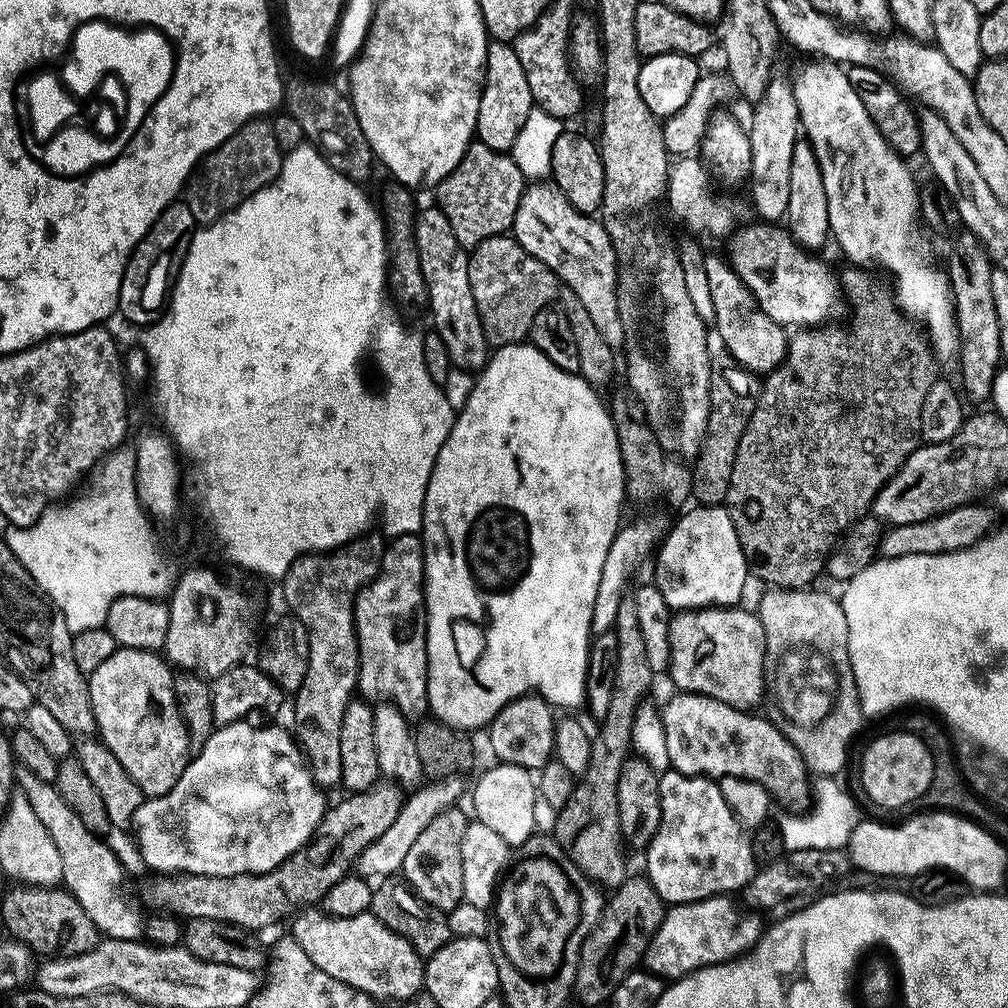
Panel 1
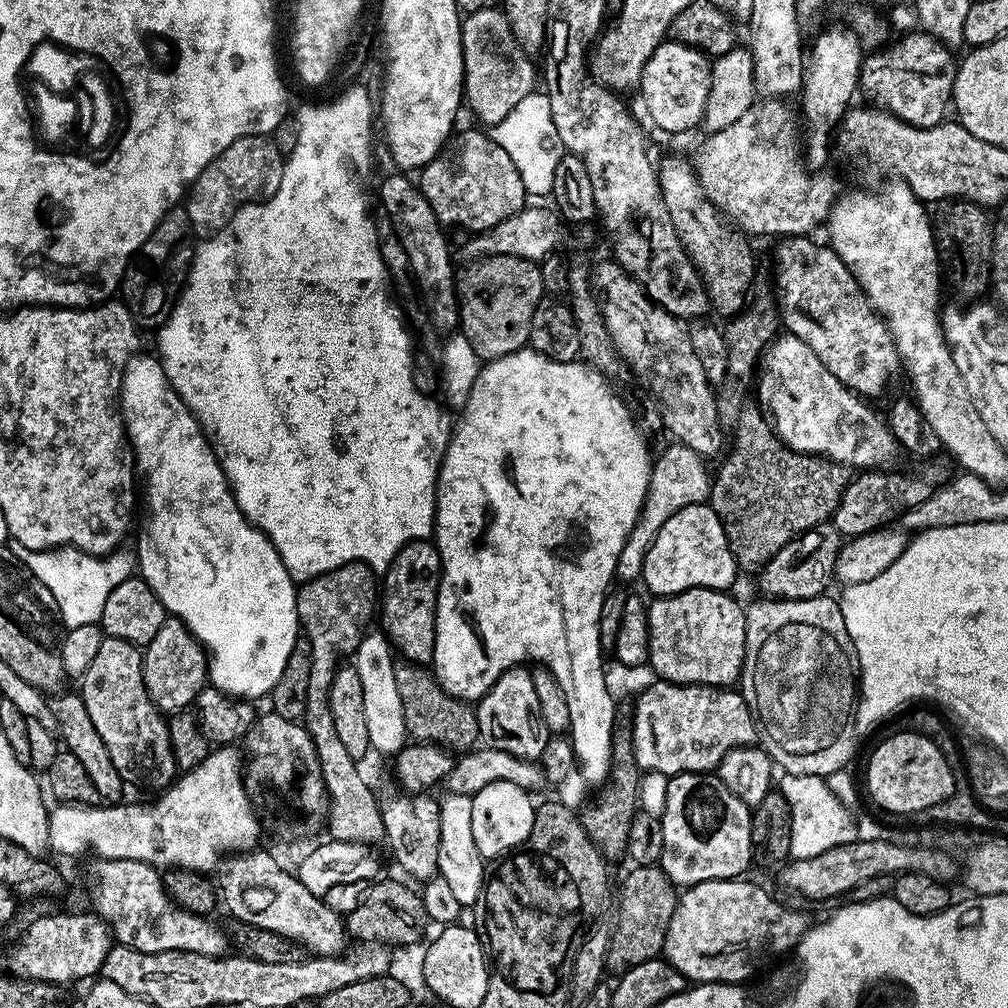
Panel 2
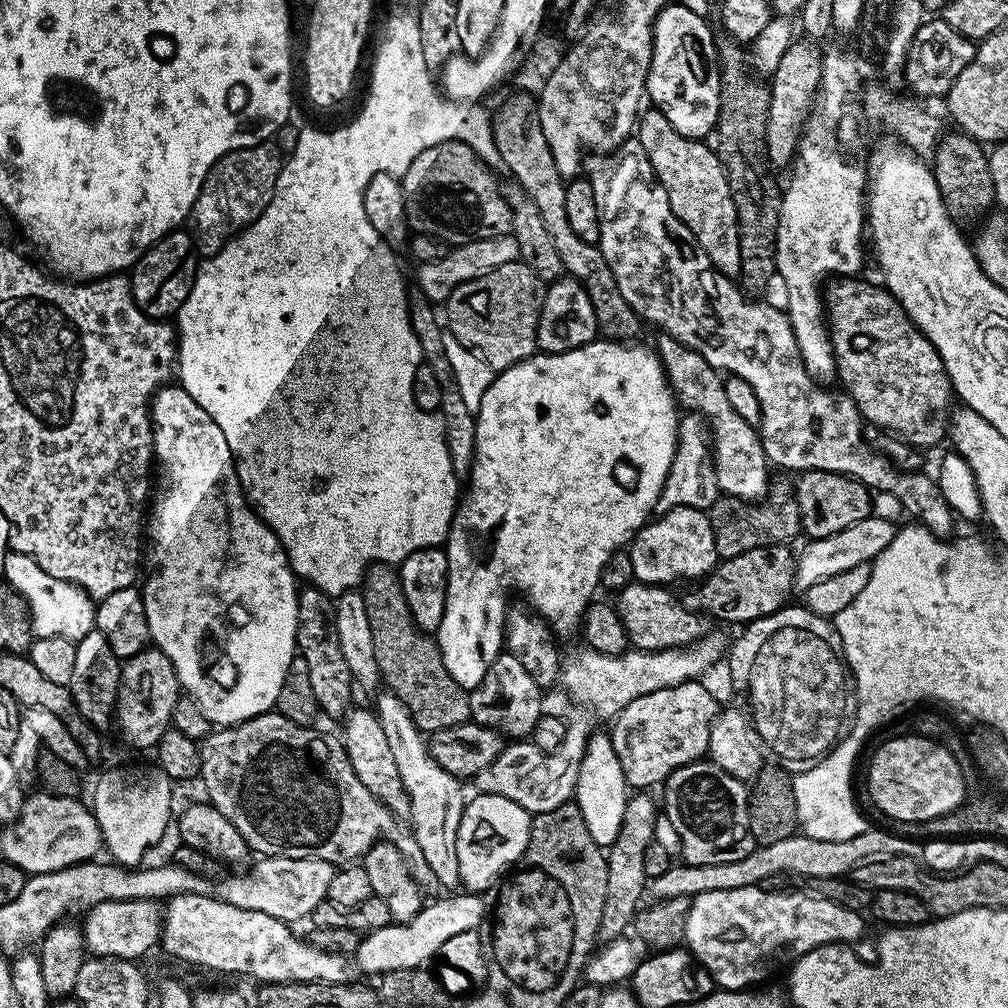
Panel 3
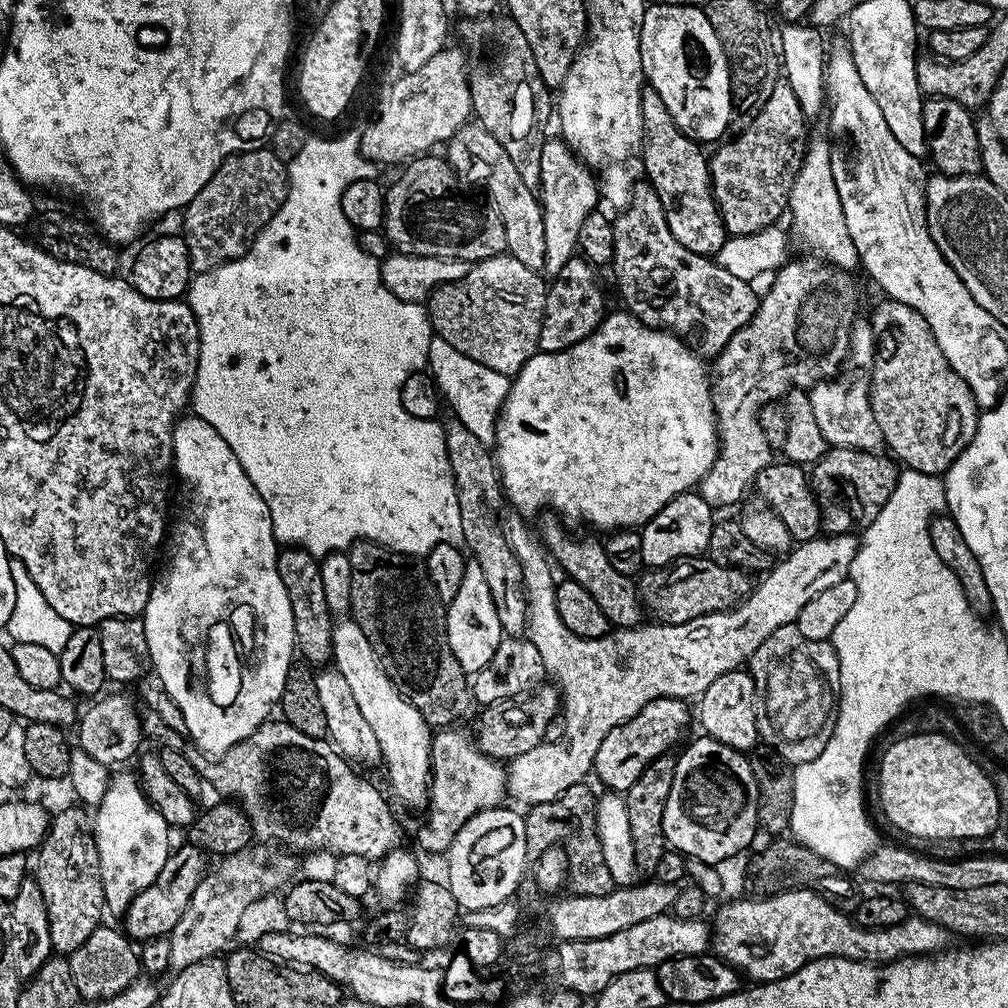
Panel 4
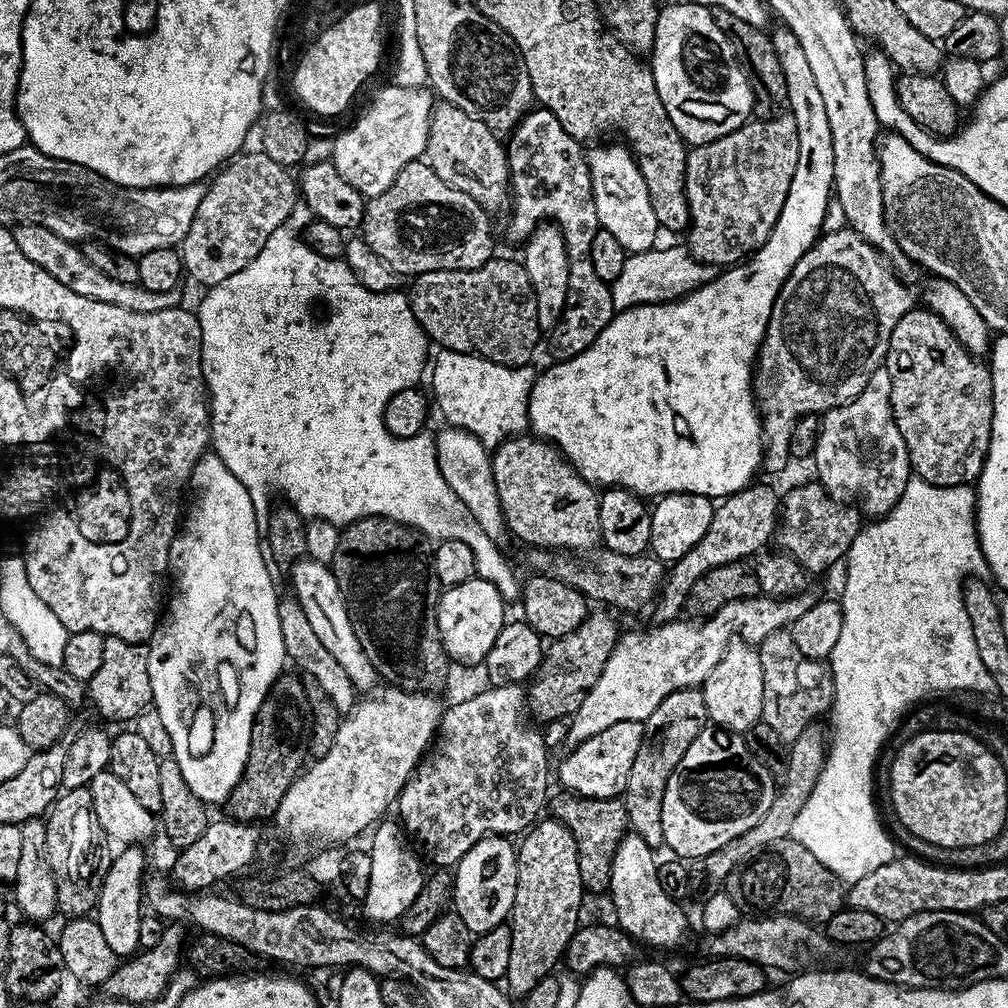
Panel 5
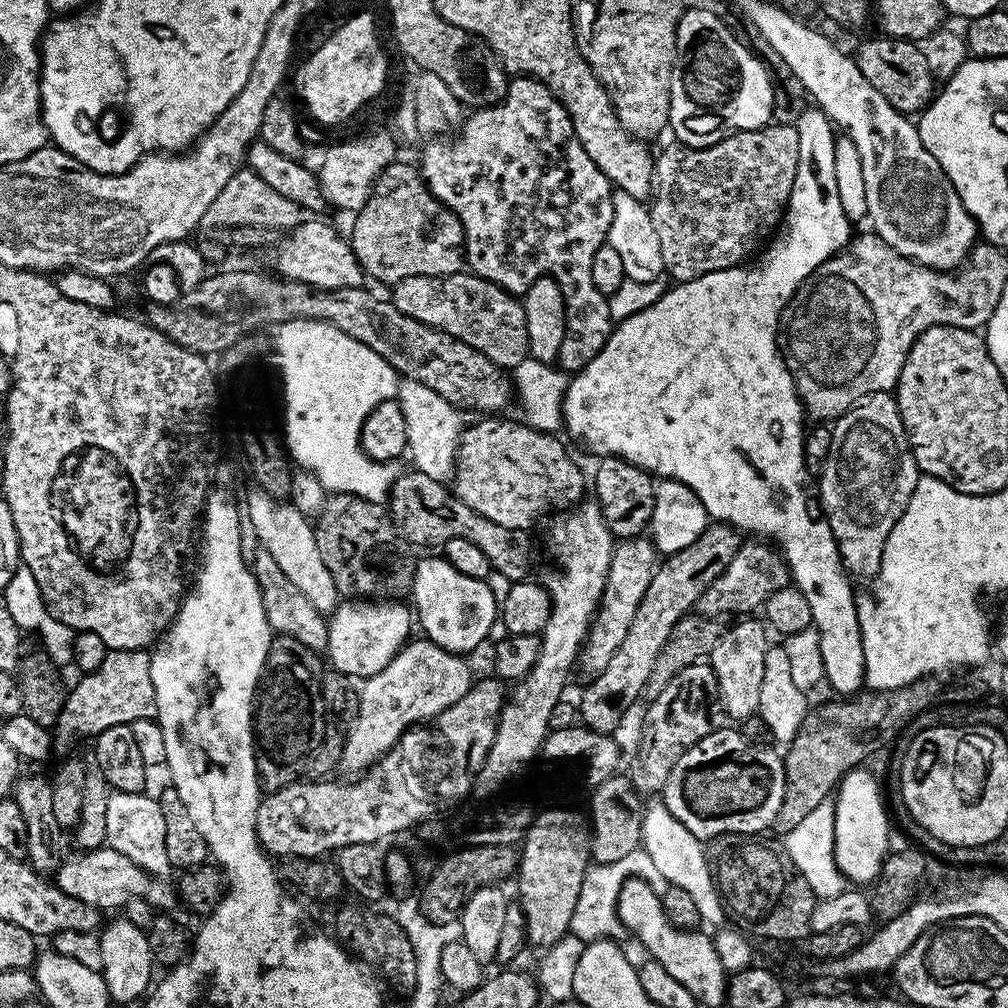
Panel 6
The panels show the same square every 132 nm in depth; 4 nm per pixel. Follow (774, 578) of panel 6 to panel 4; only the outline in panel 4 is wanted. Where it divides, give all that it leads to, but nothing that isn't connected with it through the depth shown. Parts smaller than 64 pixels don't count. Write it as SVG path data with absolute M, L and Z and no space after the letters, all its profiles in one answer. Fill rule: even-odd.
M829 447L824 455L811 465L812 493L820 504L822 528L825 533L834 536L856 534L869 528L874 518L878 518L890 494L894 494L894 486L901 475L895 459L880 455L884 454L879 451L863 452L857 448ZM832 480L840 487L840 496L844 499L844 505L841 508L832 508Z

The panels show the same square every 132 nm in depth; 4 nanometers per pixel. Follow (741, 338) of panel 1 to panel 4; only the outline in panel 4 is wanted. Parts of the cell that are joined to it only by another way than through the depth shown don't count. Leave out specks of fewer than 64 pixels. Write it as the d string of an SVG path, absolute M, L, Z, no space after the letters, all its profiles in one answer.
M650 86L645 87L641 92L642 98L642 122L644 123L644 143L642 145L642 168L646 173L647 183L652 185L658 198L664 201L664 213L666 222L687 250L692 250L694 254L715 257L716 253L728 239L728 232L724 229L724 223L720 217L720 208L716 204L716 199L712 197L712 174L710 171L710 160L699 143L687 136L684 131L674 122L670 110L666 110L666 102Z

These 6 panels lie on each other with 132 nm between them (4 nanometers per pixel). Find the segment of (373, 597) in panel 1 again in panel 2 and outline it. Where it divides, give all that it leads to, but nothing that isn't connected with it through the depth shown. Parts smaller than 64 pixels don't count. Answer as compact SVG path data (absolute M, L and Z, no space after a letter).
M431 539L411 540L382 573L382 595L378 600L379 627L389 644L405 661L431 665L436 641L436 595L440 585L440 555Z

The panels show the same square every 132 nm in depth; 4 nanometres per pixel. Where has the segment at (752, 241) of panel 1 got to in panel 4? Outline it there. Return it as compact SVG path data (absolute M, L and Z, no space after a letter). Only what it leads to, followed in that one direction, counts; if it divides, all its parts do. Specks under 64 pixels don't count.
M881 299L874 315L877 338L870 402L887 451L924 476L943 477L976 433L980 412L970 386L946 362L926 318L910 306Z

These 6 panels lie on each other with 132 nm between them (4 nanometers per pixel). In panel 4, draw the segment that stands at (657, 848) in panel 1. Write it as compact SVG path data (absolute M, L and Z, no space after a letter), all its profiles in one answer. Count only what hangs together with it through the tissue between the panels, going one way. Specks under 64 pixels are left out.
M700 734L697 737L684 753L676 756L674 786L670 786L670 798L666 798L662 830L666 834L669 849L681 852L686 858L720 866L723 860L738 855L758 833L758 782L754 782L754 770L750 770L745 753L709 736Z

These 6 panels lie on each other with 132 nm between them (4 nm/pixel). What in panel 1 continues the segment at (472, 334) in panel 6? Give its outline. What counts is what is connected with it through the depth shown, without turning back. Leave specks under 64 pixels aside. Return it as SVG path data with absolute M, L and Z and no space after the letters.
M511 234L491 236L483 240L477 248L471 249L468 257L468 273L470 274L470 294L474 294L474 306L478 306L478 318L482 322L482 330L493 349L527 341L534 318L538 318L540 311L549 307L557 299L556 275L542 262L538 262L534 254L522 250L516 237Z

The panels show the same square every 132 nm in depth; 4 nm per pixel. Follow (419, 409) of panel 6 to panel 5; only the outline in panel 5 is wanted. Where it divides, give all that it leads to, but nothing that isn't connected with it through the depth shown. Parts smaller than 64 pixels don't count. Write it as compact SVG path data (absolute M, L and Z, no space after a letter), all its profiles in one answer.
M444 426L440 433L435 433L436 457L438 466L442 470L442 478L462 498L466 510L474 514L474 522L486 530L486 534L492 541L500 542L503 536L509 535L507 524L504 522L504 511L498 498L498 490L494 486L494 474L492 473L492 457L489 449L485 448L478 438L474 438L469 432L463 432L460 428Z

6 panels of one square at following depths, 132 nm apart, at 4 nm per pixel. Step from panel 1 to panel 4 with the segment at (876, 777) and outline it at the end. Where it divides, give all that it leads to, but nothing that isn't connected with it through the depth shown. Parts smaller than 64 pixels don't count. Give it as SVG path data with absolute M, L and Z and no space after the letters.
M929 730L927 732L915 732L913 736L902 736L893 739L893 744L880 756L880 808L884 811L884 816L889 821L891 827L902 830L908 836L918 838L958 838L959 840L977 840L983 836L988 836L1000 824L1000 799L996 793L996 788L992 785L991 775L987 771L983 772L978 765L972 761L972 756L960 744L955 744L948 736L943 736L940 732Z

